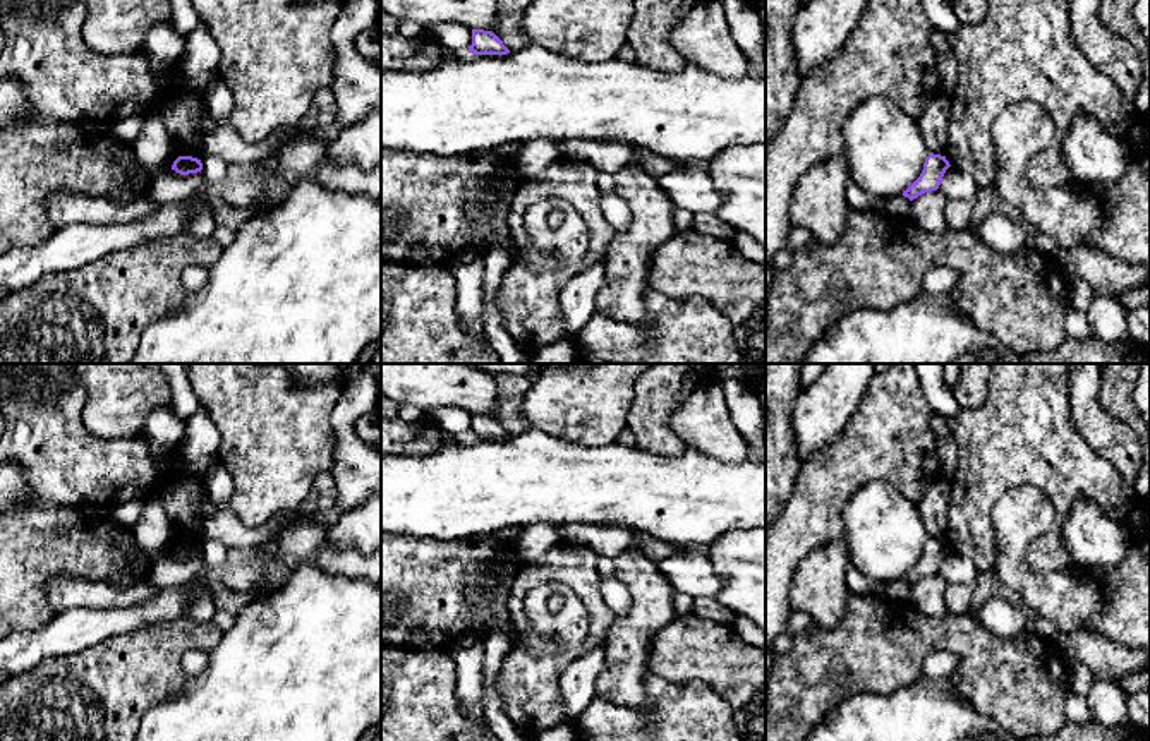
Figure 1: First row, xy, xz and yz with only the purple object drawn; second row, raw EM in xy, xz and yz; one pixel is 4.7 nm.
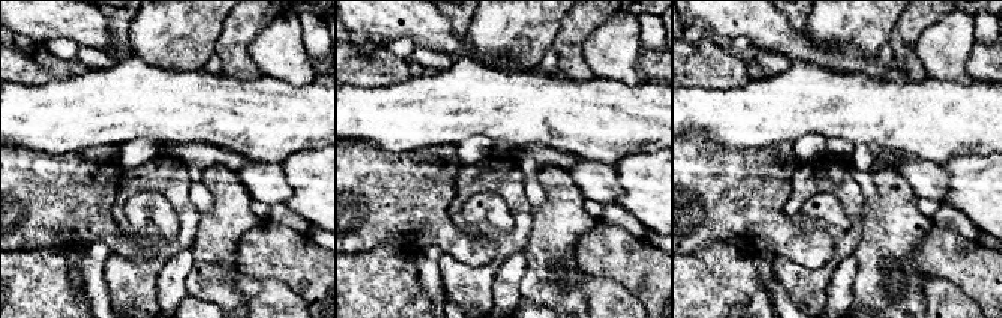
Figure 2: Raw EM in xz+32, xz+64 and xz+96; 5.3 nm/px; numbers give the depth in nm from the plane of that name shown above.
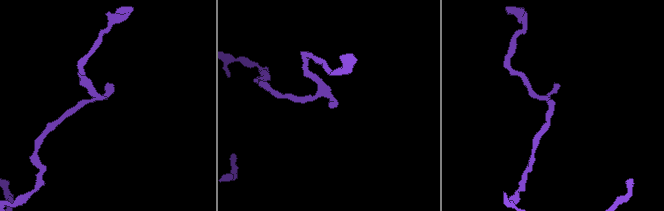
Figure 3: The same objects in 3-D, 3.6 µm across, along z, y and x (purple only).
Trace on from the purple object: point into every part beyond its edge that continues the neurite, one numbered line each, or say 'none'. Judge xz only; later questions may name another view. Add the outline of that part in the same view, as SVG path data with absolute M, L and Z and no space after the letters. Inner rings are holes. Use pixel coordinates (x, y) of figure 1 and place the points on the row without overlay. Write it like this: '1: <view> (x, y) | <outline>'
none

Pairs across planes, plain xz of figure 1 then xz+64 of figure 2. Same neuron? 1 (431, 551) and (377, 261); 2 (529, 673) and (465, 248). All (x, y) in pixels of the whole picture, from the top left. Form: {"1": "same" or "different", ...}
{"1": "different", "2": "different"}

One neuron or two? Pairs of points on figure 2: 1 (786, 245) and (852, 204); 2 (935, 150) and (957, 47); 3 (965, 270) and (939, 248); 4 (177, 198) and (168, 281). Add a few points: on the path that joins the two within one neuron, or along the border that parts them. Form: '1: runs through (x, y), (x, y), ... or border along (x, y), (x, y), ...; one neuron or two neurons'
1: border along (783, 209), (791, 219), (804, 224); two neurons
2: border along (929, 75), (959, 81), (974, 80); two neurons
3: runs through (959, 264), (945, 254); one neuron
4: border along (189, 248), (176, 252), (165, 263), (155, 288); two neurons

